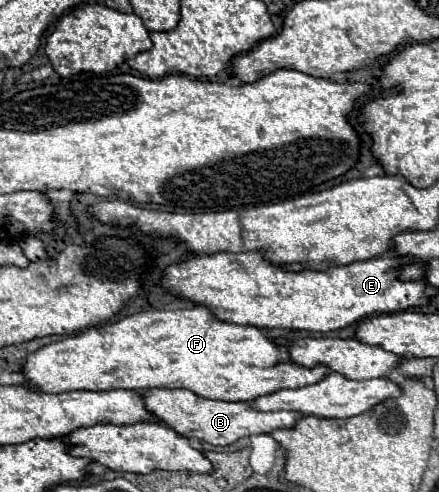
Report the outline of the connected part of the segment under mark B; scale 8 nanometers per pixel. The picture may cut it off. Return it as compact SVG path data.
M161 388L161 390L147 390L145 402L149 402L149 410L157 414L161 422L171 426L175 432L179 432L185 438L199 438L203 442L225 446L231 444L243 436L255 436L255 434L269 434L277 428L295 428L295 424L303 418L303 412L259 412L249 402L225 402L225 400L209 400L201 398L191 390L185 388Z

